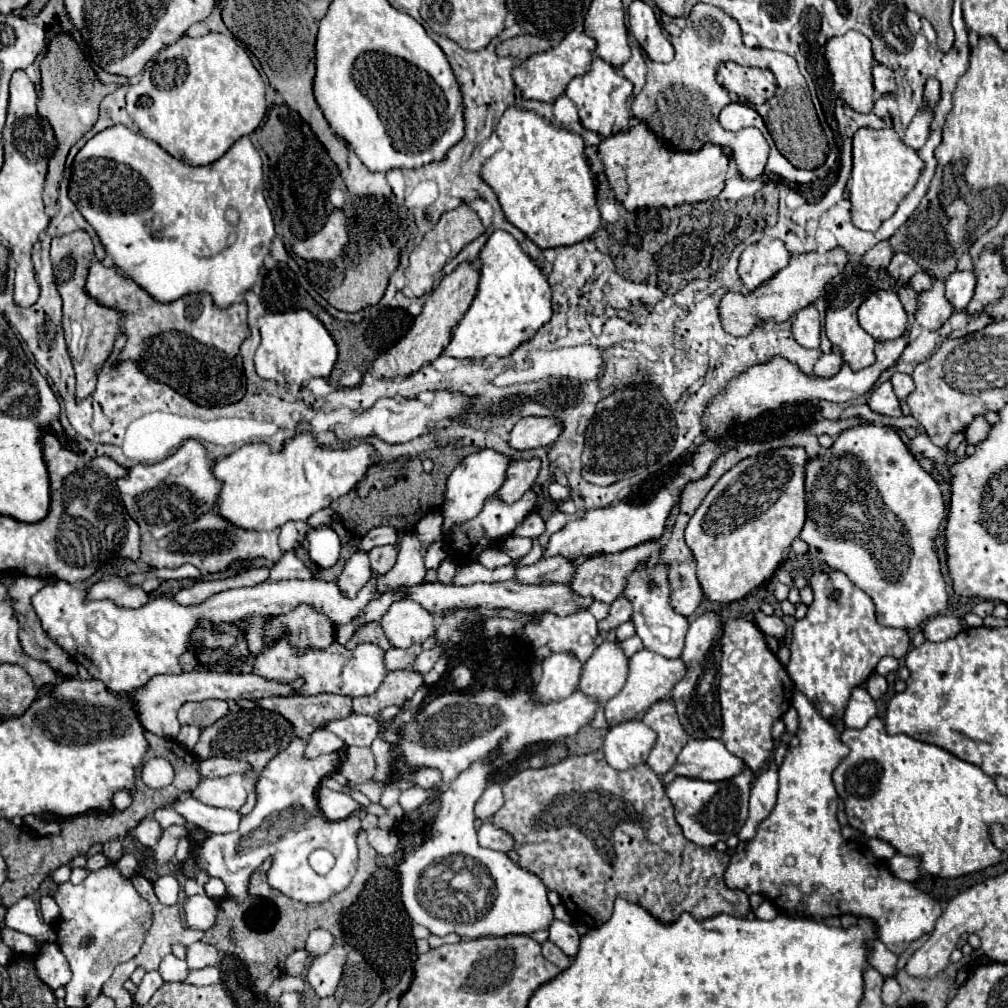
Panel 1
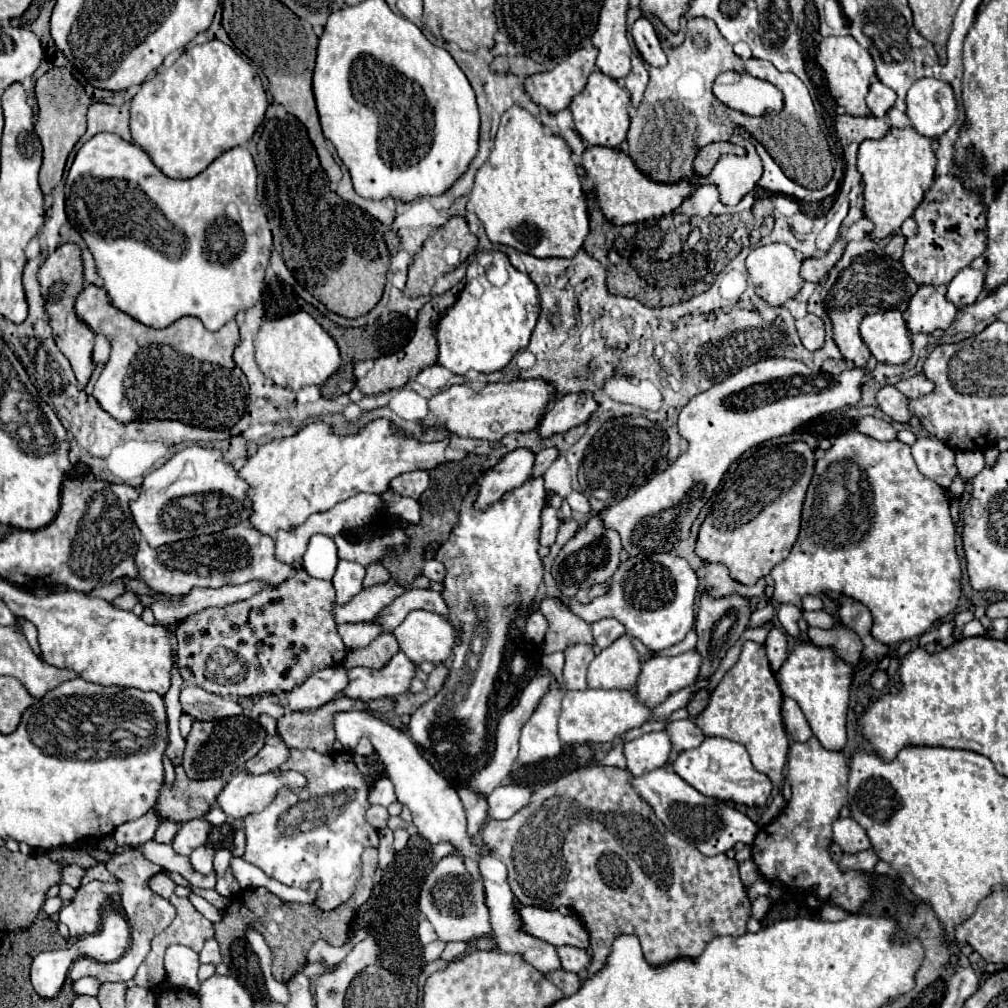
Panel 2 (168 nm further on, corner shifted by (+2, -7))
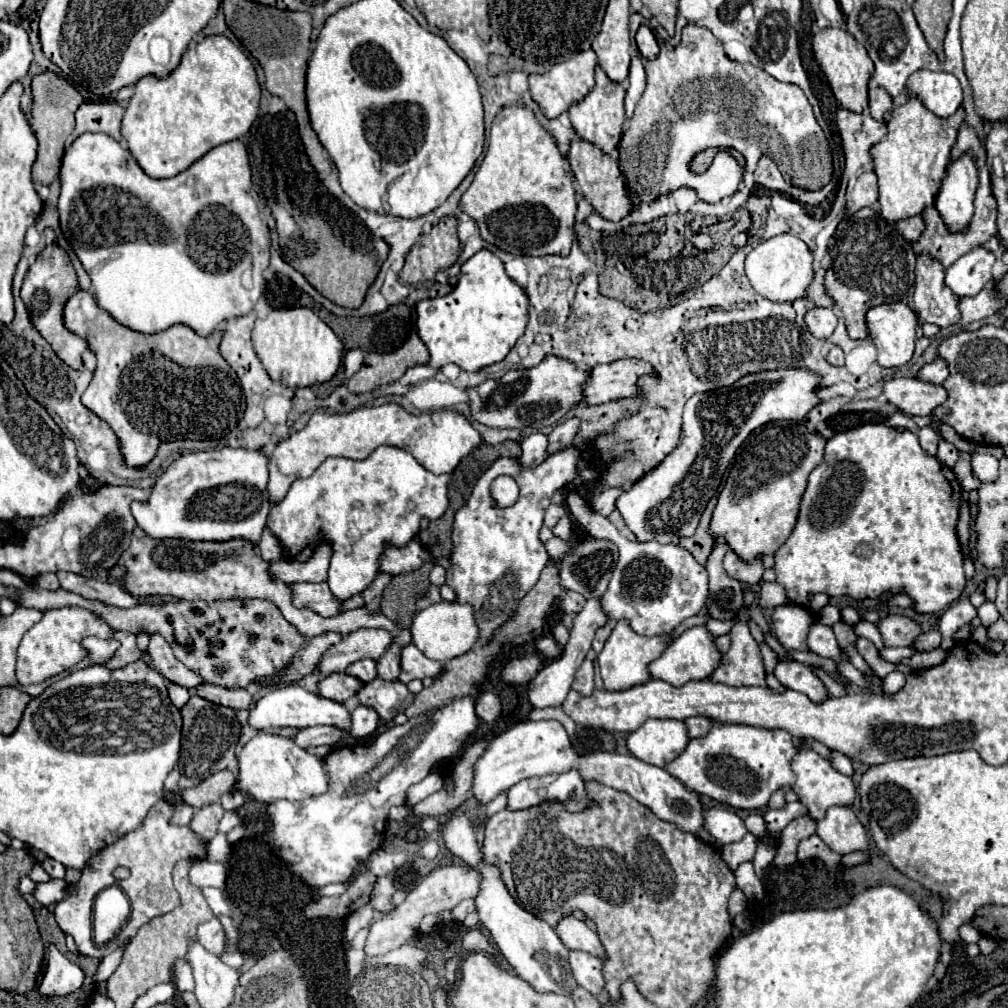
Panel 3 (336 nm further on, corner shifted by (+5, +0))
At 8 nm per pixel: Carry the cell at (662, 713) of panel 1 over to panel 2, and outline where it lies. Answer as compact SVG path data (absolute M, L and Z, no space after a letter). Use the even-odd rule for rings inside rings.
M681 719L681 721L673 721L667 729L665 729L671 737L671 743L673 743L673 753L669 757L669 763L671 765L675 761L675 757L681 753L681 751L687 751L687 749L693 749L693 747L699 747L705 739L703 731L691 721L691 719Z

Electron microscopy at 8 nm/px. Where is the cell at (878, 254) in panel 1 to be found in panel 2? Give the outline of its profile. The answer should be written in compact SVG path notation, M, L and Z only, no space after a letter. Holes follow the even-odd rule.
M897 233L897 235L893 235L893 239L887 243L885 251L887 251L887 255L889 255L891 259L901 259L901 255L903 255L903 245L905 245L905 235Z

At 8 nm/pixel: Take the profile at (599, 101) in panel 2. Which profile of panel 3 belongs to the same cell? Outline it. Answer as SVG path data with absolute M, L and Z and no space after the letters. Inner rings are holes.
M596 66L596 84L594 84L594 88L580 102L574 102L568 110L570 122L572 122L574 130L578 132L578 136L586 142L596 144L604 152L612 152L622 138L622 126L624 126L624 120L626 120L624 96L626 96L626 90L622 88L622 84L610 80L604 74L604 70L600 66Z

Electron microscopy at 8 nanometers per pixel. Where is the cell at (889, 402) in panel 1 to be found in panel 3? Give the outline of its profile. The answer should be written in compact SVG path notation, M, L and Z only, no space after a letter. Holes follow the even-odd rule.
M892 378L884 382L884 396L908 416L930 416L946 400L946 390L916 378Z

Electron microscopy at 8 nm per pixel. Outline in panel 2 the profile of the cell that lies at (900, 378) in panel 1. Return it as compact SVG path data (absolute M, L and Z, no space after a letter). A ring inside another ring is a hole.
M913 375L909 379L901 379L897 385L895 385L899 391L903 391L909 399L917 399L917 397L923 397L927 393L933 391L933 381L929 381L925 375Z

